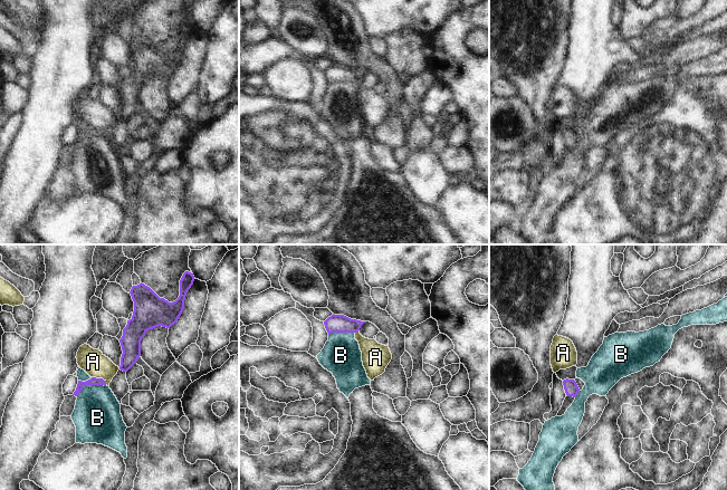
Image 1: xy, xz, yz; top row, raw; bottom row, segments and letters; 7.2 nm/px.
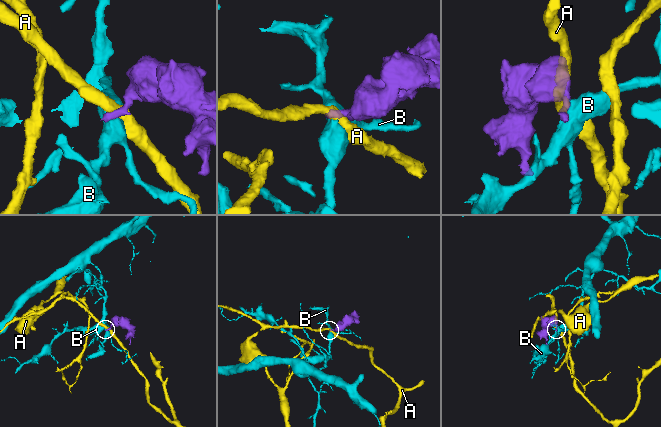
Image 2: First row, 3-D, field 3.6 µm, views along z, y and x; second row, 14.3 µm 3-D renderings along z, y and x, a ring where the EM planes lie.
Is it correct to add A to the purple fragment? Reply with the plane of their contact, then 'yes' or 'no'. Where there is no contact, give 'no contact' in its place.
meets purple in xy; no

